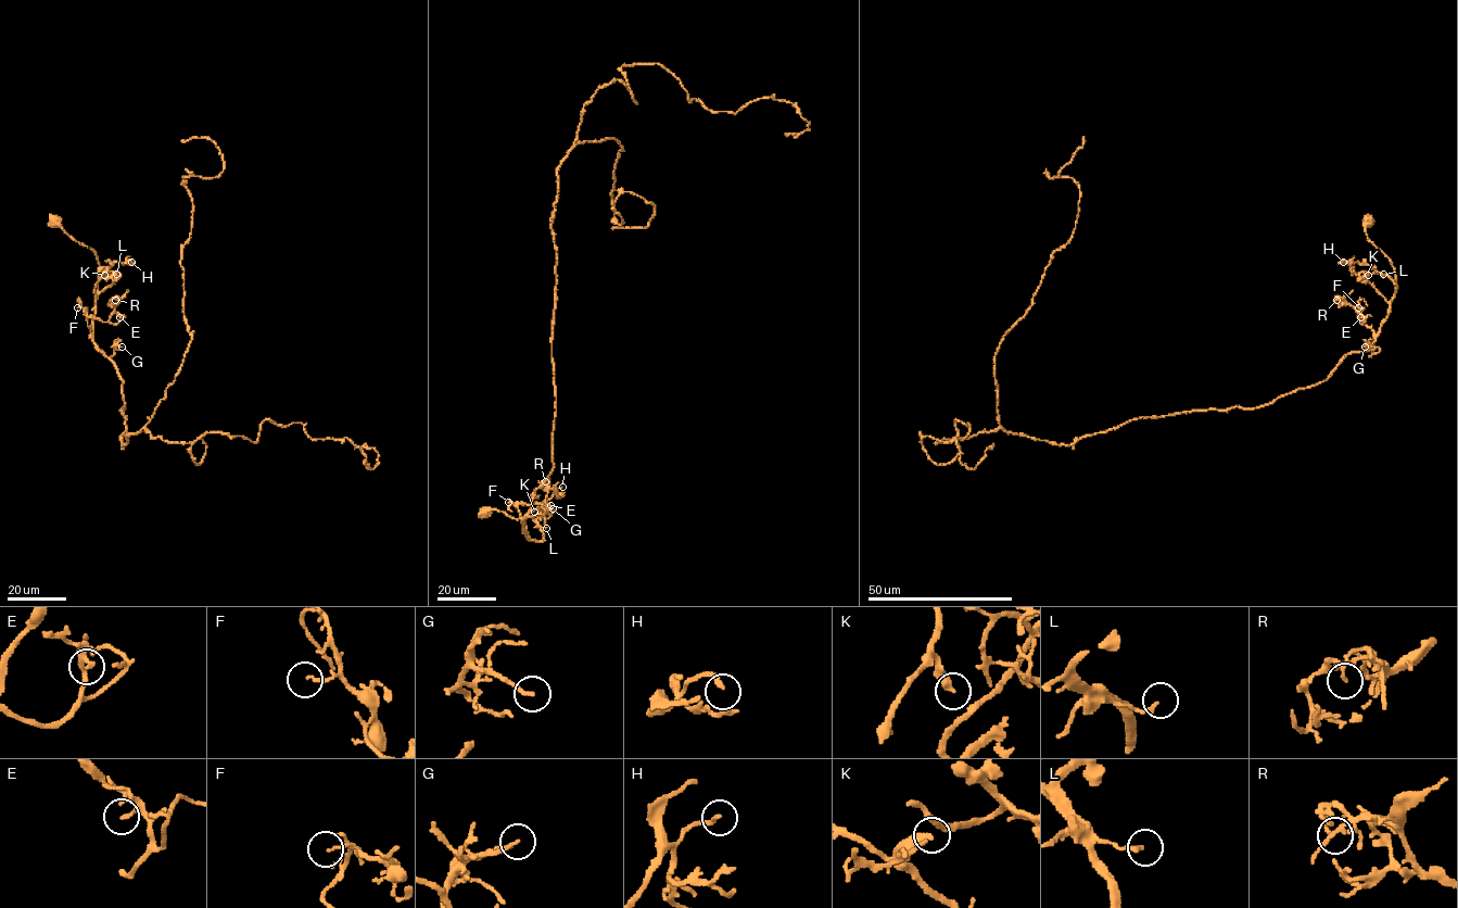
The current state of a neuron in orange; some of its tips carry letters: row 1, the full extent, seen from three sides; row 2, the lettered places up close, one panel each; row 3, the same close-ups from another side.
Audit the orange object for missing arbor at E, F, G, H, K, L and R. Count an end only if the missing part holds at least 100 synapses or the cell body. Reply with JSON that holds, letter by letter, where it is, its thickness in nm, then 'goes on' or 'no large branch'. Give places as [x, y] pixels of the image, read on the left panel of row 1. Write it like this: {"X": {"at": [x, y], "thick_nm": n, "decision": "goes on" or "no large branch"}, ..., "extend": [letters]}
{"E": {"at": [119, 317], "thick_nm": 120, "decision": "no large branch"}, "F": {"at": [77, 307], "thick_nm": 110, "decision": "no large branch"}, "G": {"at": [122, 347], "thick_nm": 140, "decision": "no large branch"}, "H": {"at": [131, 262], "thick_nm": 180, "decision": "no large branch"}, "K": {"at": [104, 275], "thick_nm": 240, "decision": "no large branch"}, "L": {"at": [116, 274], "thick_nm": 180, "decision": "no large branch"}, "R": {"at": [115, 300], "thick_nm": 130, "decision": "no large branch"}, "extend": []}

